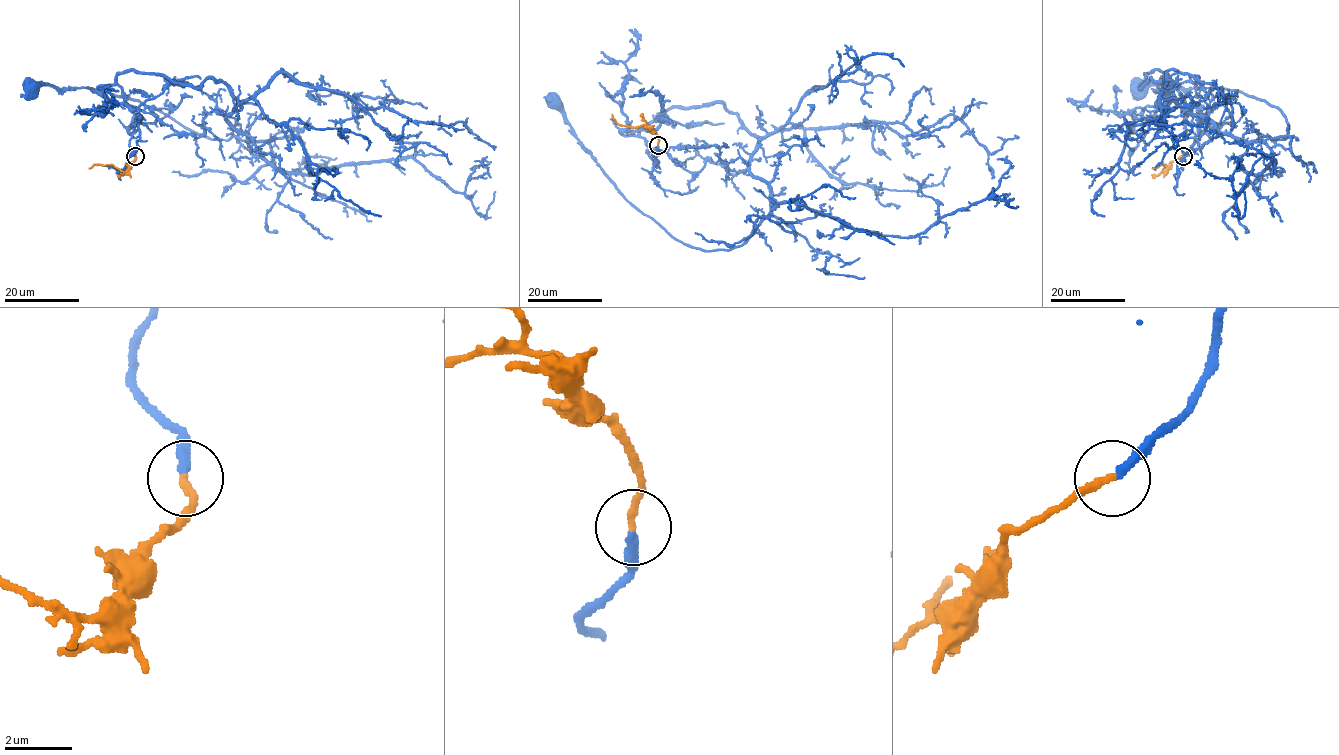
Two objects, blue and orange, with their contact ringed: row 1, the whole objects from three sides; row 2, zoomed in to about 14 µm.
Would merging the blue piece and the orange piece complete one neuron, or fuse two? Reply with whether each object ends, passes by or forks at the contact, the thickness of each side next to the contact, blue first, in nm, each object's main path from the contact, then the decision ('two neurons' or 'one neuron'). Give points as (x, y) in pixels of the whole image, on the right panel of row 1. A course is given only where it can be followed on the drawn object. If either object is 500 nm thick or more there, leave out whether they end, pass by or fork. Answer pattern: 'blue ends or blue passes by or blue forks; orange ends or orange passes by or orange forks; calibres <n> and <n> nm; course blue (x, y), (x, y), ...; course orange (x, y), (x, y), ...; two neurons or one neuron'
blue ends; orange ends; calibres 280 and 240 nm; course blue (1183, 156), (1203, 114), (1157, 69), (1140, 88), (1165, 81), (1223, 134), (1288, 123), (1228, 89), (1138, 87); course orange (1183, 156), (1174, 160), (1164, 171), (1165, 164), (1152, 168); one neuron

